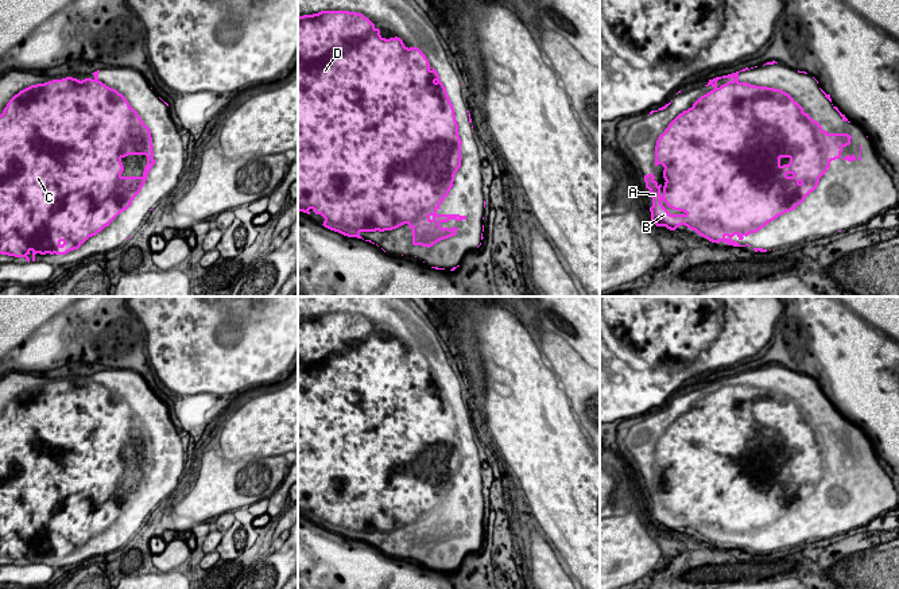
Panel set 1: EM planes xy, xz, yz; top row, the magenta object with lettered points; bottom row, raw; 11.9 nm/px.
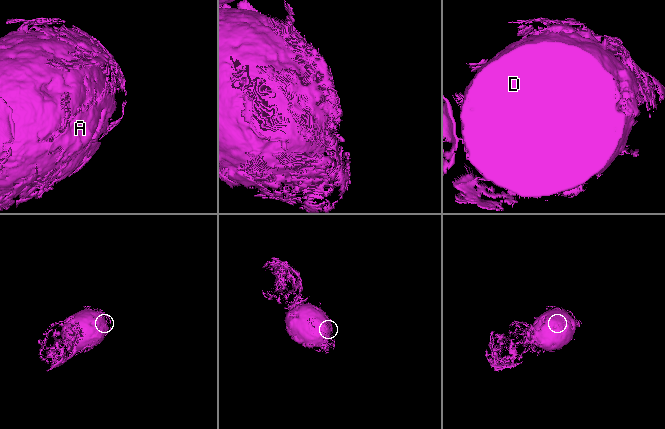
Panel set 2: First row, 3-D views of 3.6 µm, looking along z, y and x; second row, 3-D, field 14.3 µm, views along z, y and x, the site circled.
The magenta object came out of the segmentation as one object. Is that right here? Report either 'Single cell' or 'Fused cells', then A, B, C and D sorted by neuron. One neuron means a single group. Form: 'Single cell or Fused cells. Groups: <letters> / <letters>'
Single cell. Groups: A B C D

